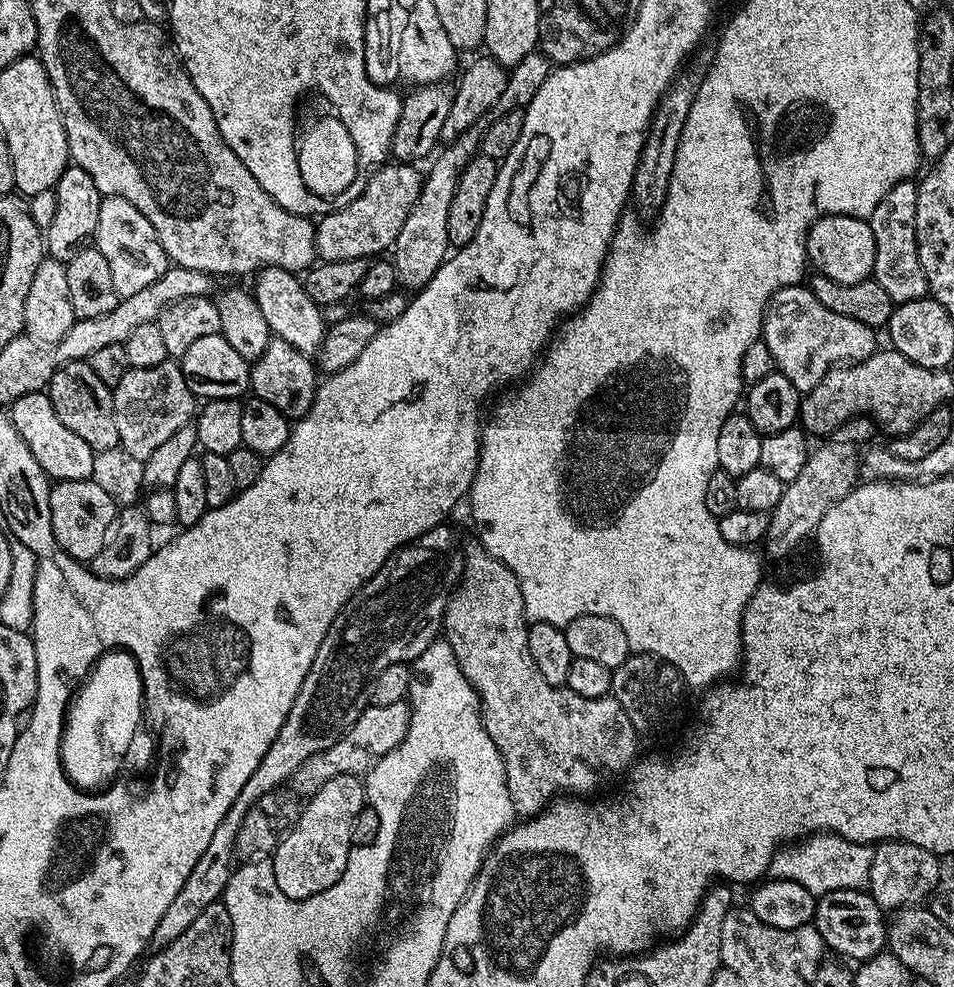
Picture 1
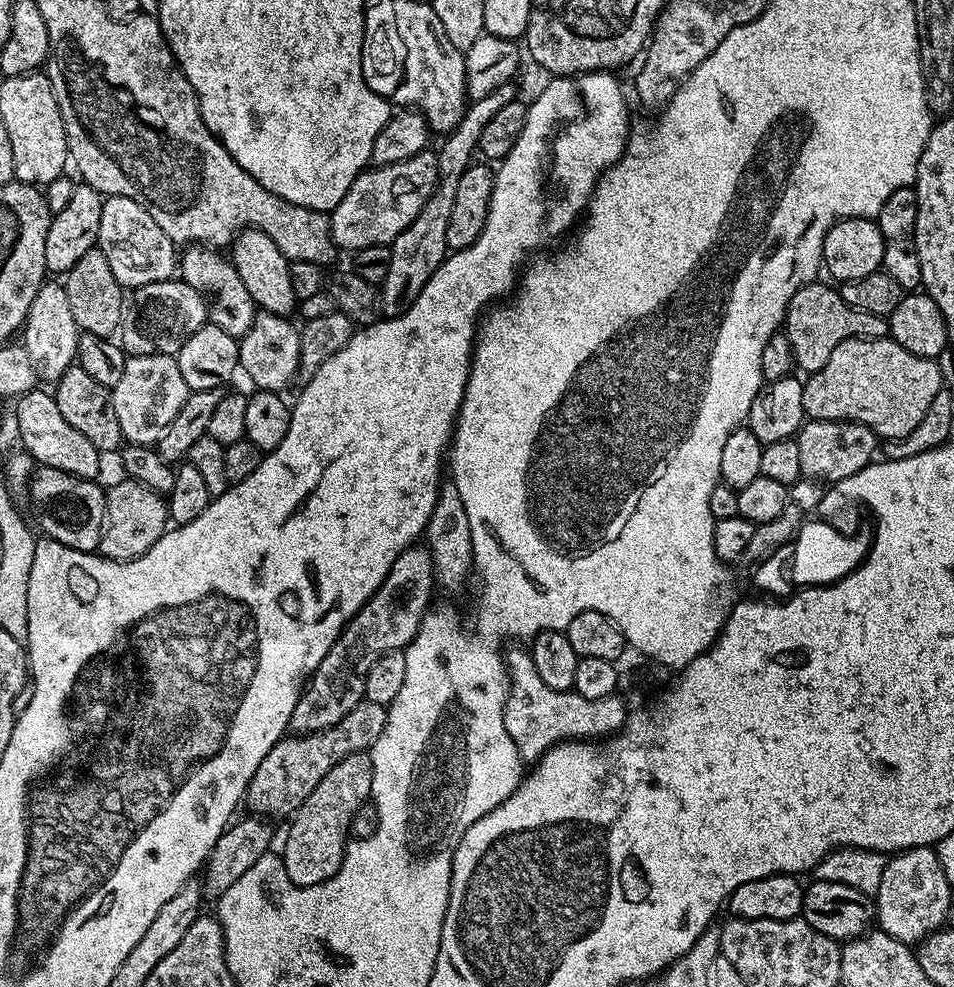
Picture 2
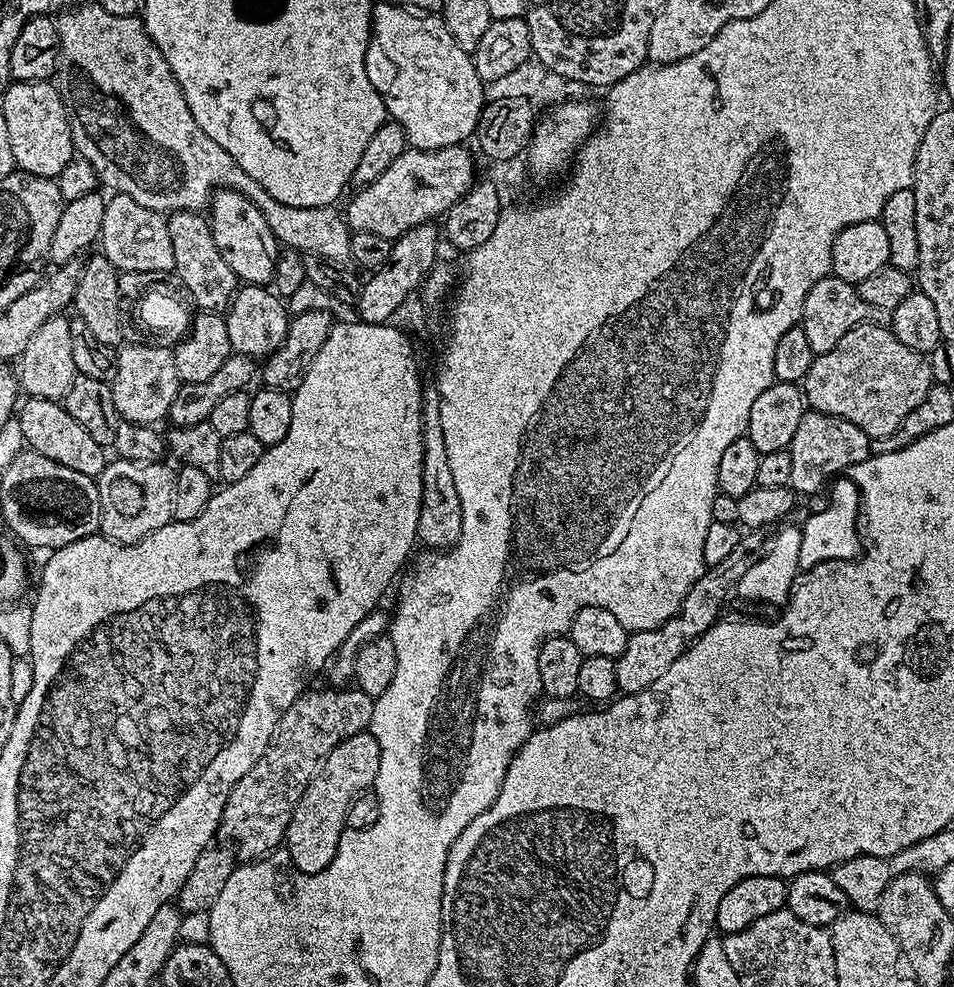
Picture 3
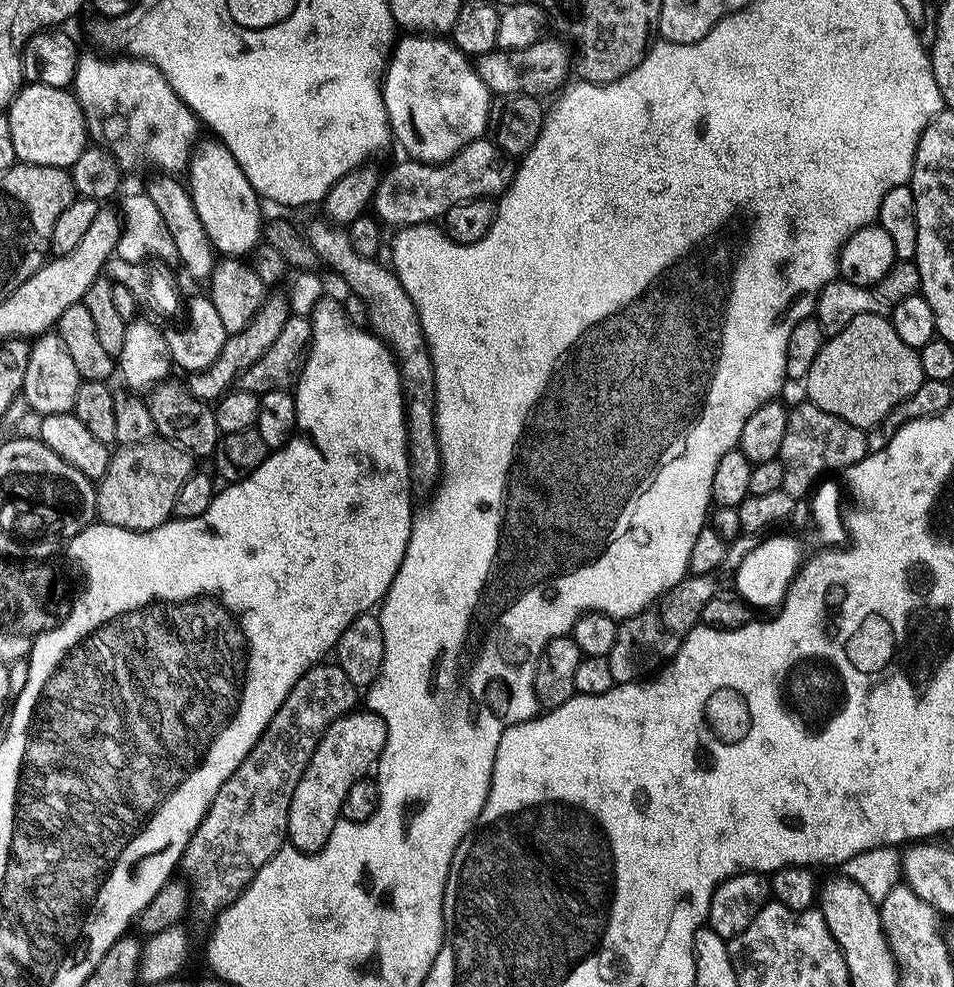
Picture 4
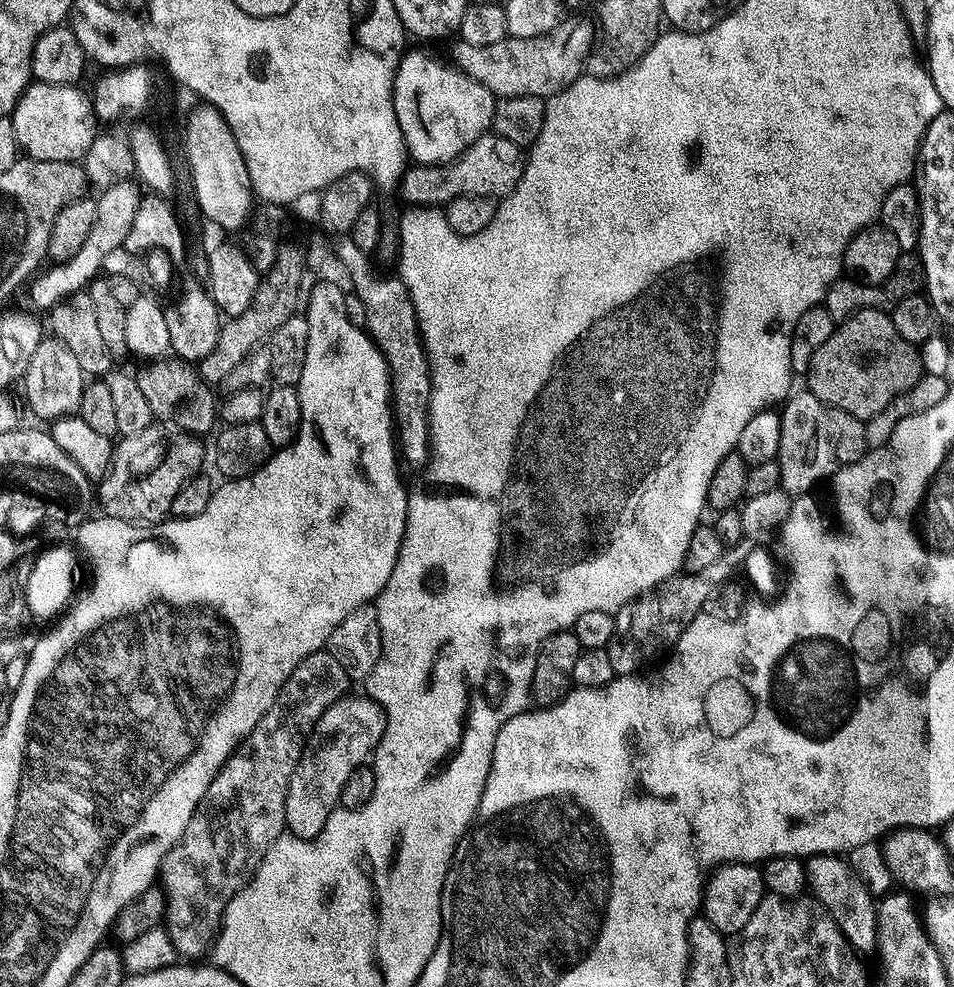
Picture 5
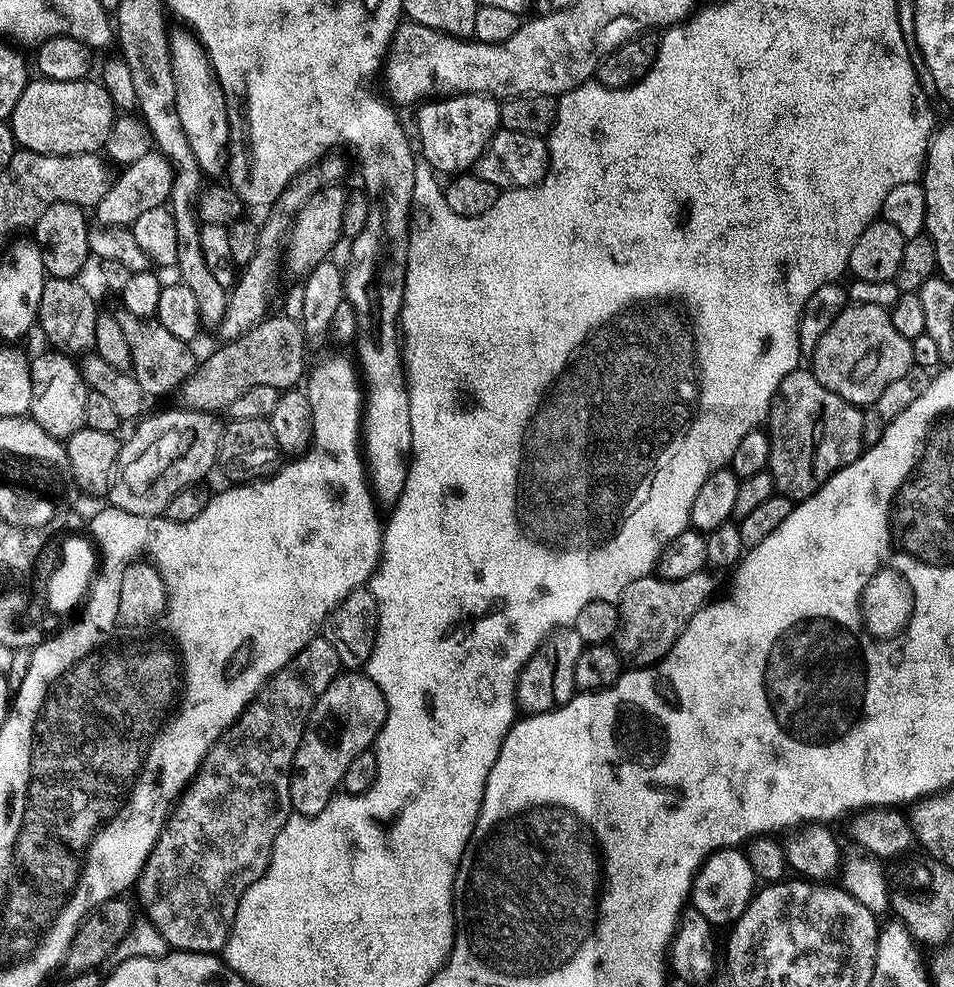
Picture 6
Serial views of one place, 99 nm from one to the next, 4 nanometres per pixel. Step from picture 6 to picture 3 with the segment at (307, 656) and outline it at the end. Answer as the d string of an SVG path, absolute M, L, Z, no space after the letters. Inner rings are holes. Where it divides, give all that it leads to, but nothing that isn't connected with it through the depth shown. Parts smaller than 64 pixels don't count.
M336 686L327 687L316 688L313 692L311 690L301 692L300 697L286 710L286 714L282 714L262 758L258 758L258 762L254 762L254 766L250 766L250 770L242 774L242 778L226 798L226 806L222 810L220 819L219 835L229 840L225 841L231 845L241 861L261 860L263 856L277 851L285 843L290 818L294 814L294 806L298 806L298 798L302 798L306 786L316 775L320 763L330 754L330 750L334 750L339 740L345 740L346 737L359 732L369 731L372 722L373 697L367 696L362 689L355 686L348 686L343 690Z

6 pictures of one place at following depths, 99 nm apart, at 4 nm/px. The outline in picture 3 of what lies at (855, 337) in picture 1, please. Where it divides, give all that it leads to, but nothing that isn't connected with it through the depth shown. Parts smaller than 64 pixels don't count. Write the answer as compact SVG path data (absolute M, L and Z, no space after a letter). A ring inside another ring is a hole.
M834 275L823 276L814 286L810 286L810 294L806 294L806 302L802 306L799 327L806 330L806 339L810 342L810 350L824 353L838 345L850 330L862 323L877 324L887 328L892 322L890 310L878 310L870 306L870 302L862 299L855 284L846 282Z

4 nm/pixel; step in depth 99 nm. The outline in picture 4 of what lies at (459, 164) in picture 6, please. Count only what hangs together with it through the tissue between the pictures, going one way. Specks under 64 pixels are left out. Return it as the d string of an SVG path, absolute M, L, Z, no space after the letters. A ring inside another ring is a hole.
M436 34L401 35L395 41L383 73L382 91L391 135L413 160L422 160L425 164L442 164L459 154L470 142L481 139L487 133L484 132L487 128L489 131L490 113L494 108L493 93L488 91L486 82L482 82L475 63L451 39Z

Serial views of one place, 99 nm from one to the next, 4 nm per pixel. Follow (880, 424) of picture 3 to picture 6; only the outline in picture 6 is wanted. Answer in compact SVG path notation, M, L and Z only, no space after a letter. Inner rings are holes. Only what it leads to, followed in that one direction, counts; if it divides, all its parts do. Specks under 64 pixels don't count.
M849 303L839 312L838 318L831 323L830 329L822 334L818 340L818 346L810 357L810 370L822 386L831 393L838 394L844 401L859 408L873 404L886 386L896 382L898 378L908 376L913 369L913 348L912 341L906 339L892 322L891 313L873 303Z

